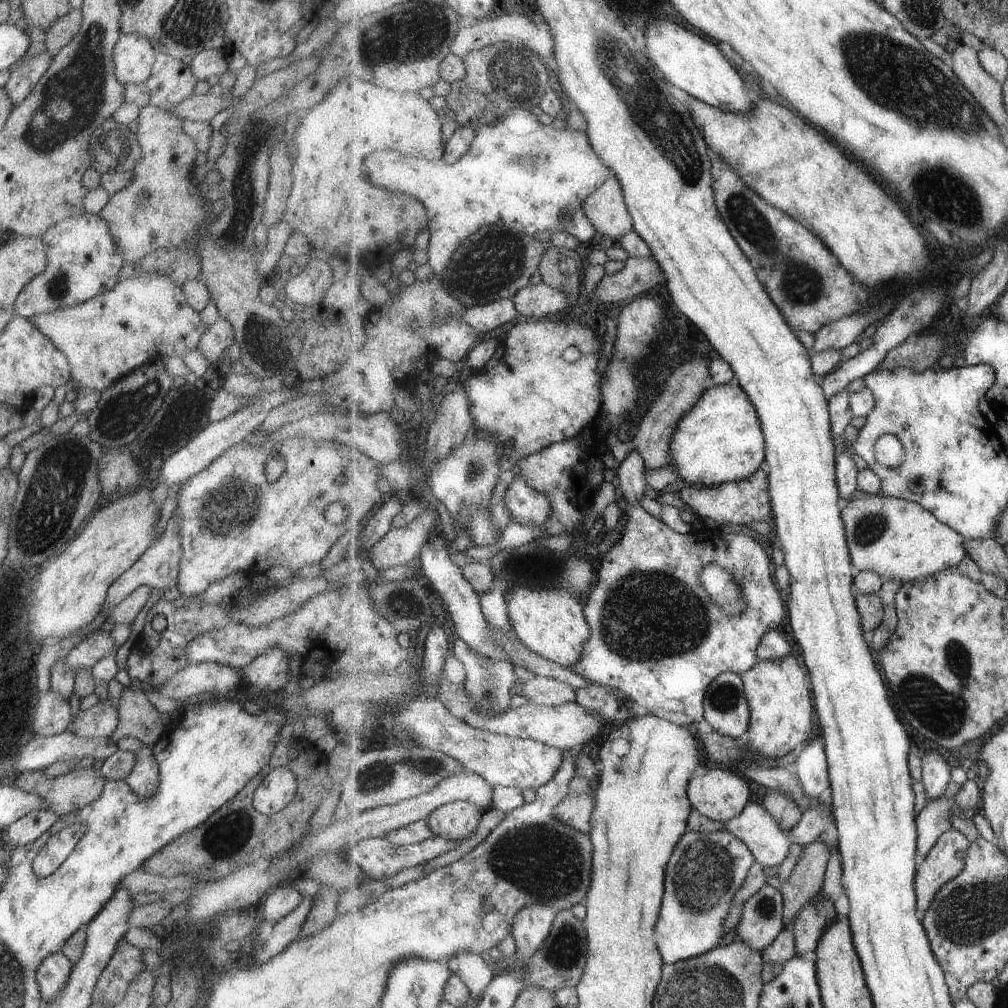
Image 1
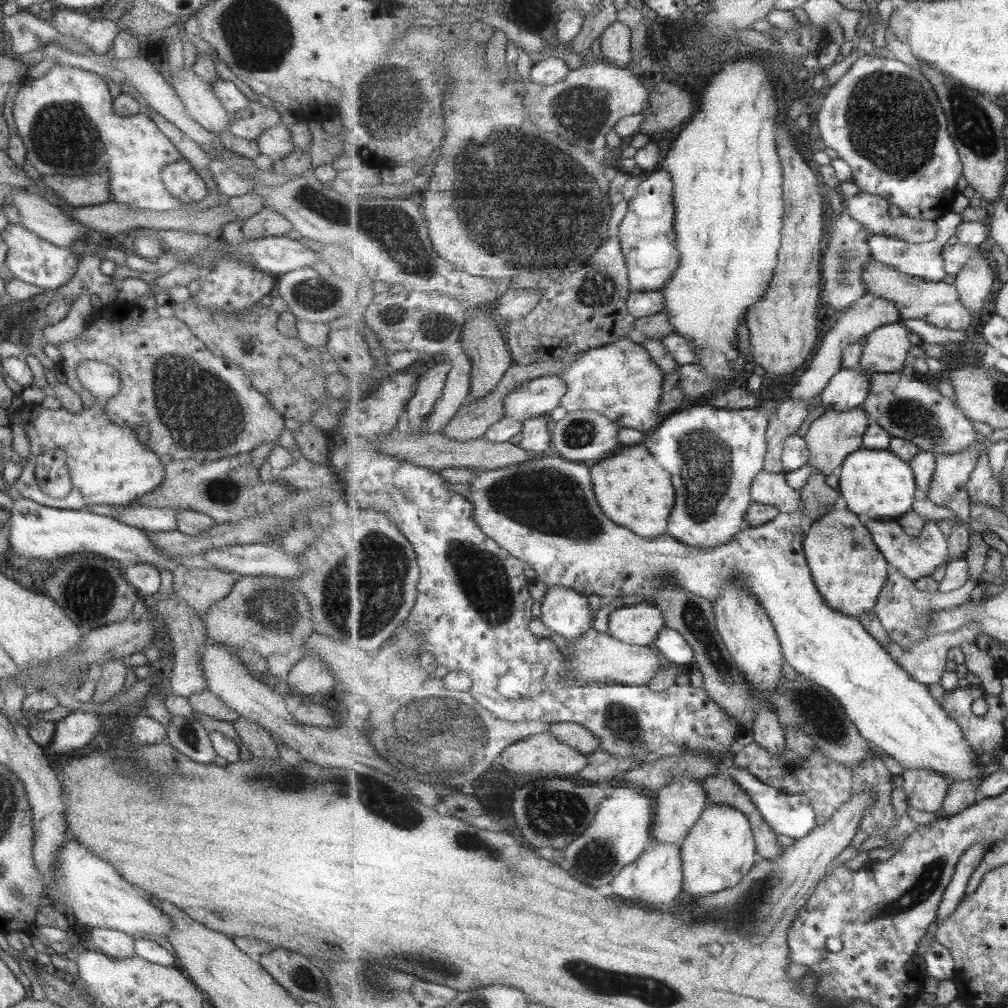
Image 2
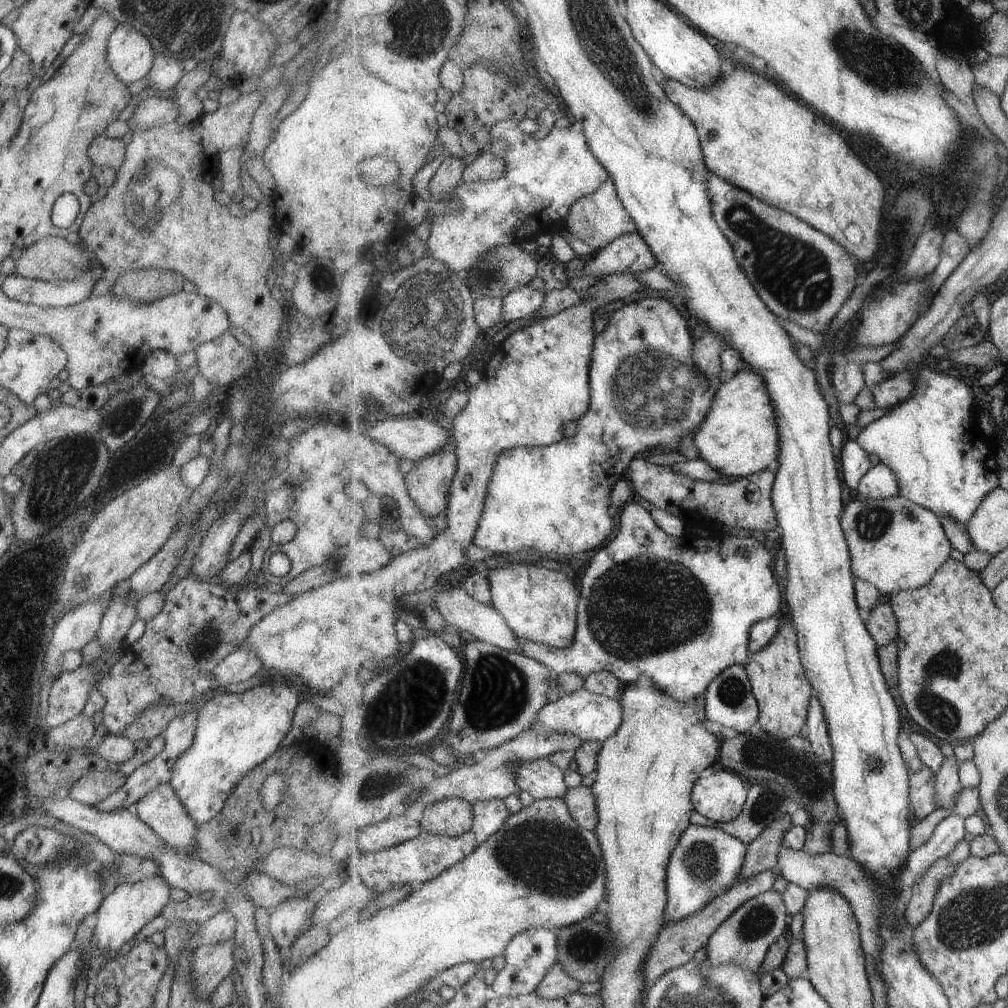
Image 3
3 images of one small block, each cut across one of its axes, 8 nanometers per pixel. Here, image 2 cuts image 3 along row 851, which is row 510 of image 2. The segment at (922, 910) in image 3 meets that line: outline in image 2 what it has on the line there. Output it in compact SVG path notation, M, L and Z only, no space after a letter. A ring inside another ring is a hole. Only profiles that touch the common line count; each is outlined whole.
M977 439L973 447L961 453L936 455L937 470L933 474L928 497L933 503L955 511L963 524L971 519L972 500L968 484L979 462L983 446L985 443Z

